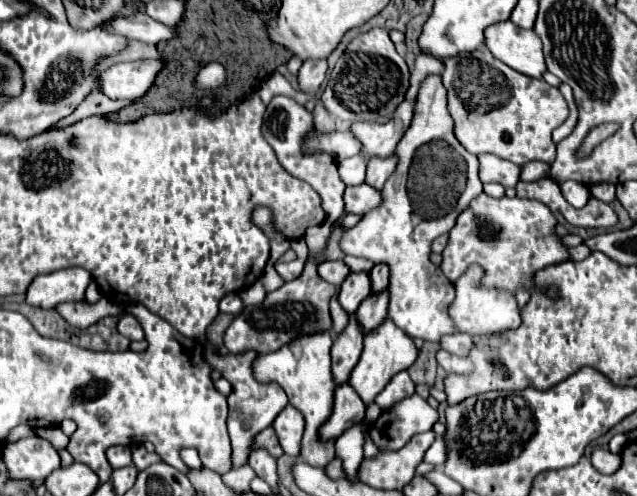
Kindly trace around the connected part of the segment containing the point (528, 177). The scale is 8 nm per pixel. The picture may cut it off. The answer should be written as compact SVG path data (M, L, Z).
M533 161L533 163L525 163L521 167L521 181L535 181L541 179L549 173L549 165L541 163L541 161Z

